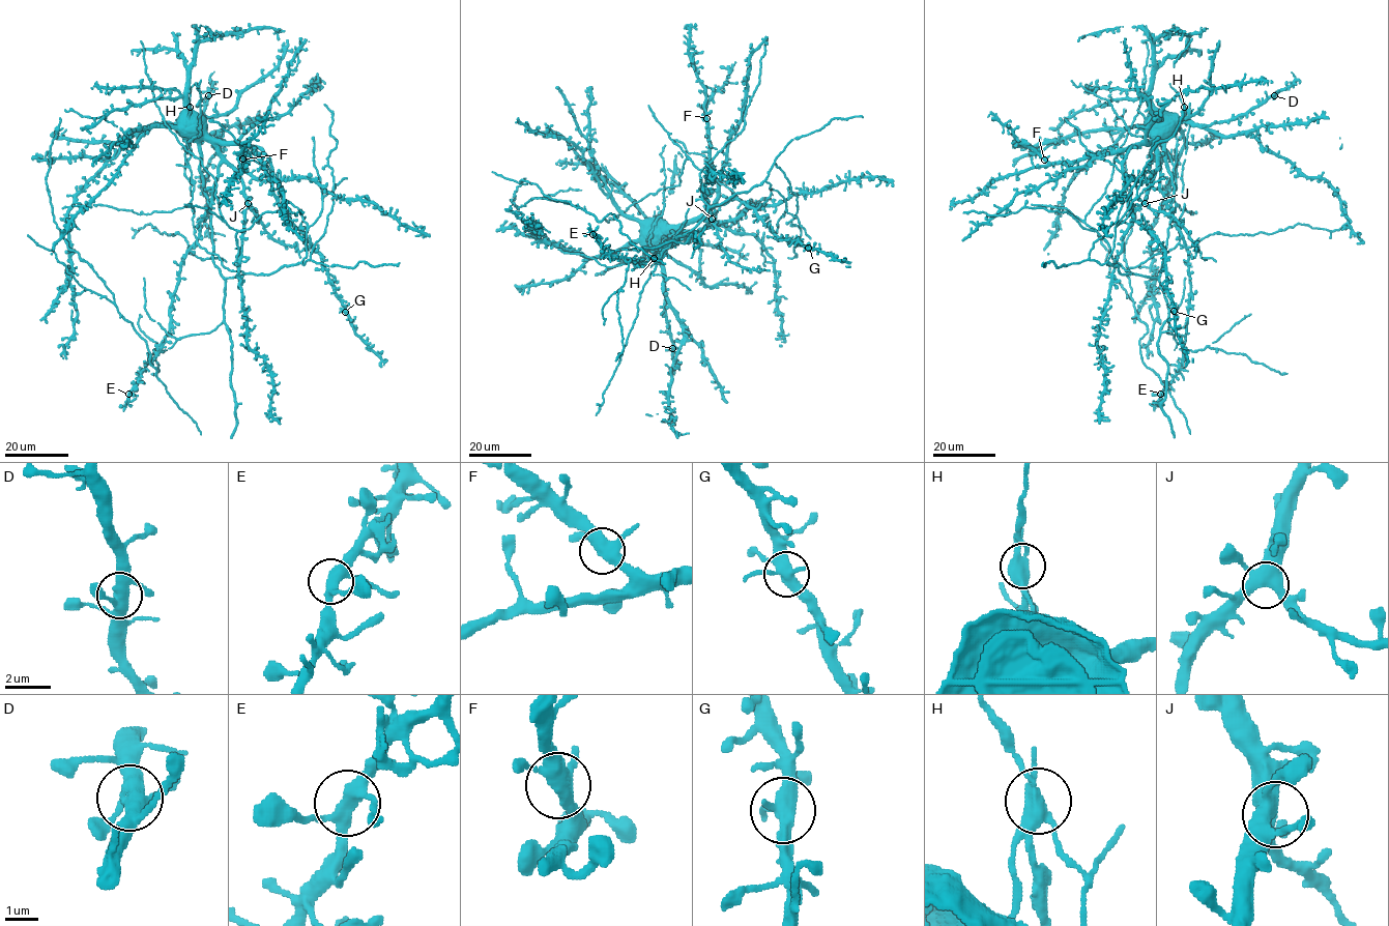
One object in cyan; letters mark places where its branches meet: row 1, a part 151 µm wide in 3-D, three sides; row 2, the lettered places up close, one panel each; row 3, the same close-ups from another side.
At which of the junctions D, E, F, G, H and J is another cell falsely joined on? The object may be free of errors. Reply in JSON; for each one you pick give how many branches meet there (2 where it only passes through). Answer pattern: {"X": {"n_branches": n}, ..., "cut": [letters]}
{"H": {"n_branches": 4}, "cut": ["H"]}

